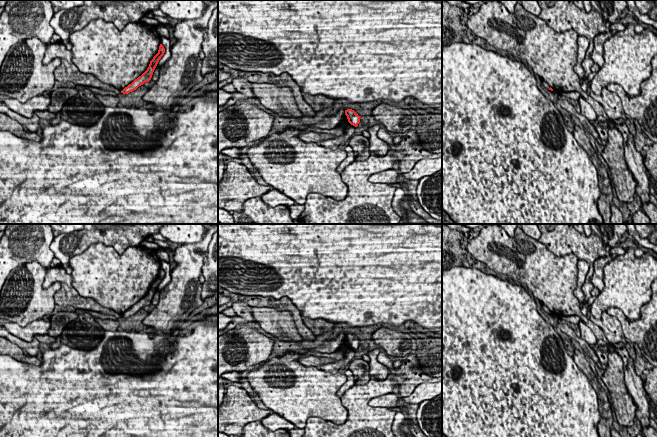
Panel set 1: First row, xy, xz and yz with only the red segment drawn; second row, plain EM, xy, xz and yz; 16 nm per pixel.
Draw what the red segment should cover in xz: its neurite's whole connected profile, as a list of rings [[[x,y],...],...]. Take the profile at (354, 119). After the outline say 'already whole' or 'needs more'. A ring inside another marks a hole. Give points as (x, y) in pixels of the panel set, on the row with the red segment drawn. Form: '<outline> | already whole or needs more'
[[[347,109],[345,110],[345,115],[347,116],[348,122],[357,127],[358,124],[360,123],[360,117],[354,110],[352,109]]] | already whole

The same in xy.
[[[162,44],[159,46],[158,53],[153,57],[153,59],[150,61],[149,67],[147,70],[139,76],[137,79],[135,79],[131,84],[129,84],[127,87],[125,87],[121,93],[128,94],[134,90],[136,90],[139,86],[143,85],[145,82],[149,82],[152,78],[153,72],[161,59],[161,57],[165,53],[165,48]]] | already whole

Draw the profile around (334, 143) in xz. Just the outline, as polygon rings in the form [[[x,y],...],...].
[[[345,114],[343,115],[339,125],[345,129],[345,133],[342,136],[333,135],[333,139],[320,141],[318,144],[325,148],[335,150],[341,143],[349,142],[350,138],[355,133],[356,127],[348,122],[347,116]]]

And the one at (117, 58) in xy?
[[[96,19],[92,20],[81,30],[70,34],[69,42],[72,45],[72,61],[80,72],[92,74],[103,83],[122,91],[147,70],[150,61],[158,53],[161,39],[157,32],[157,26],[135,22],[128,23],[119,31],[113,23],[104,21],[103,19]]]

